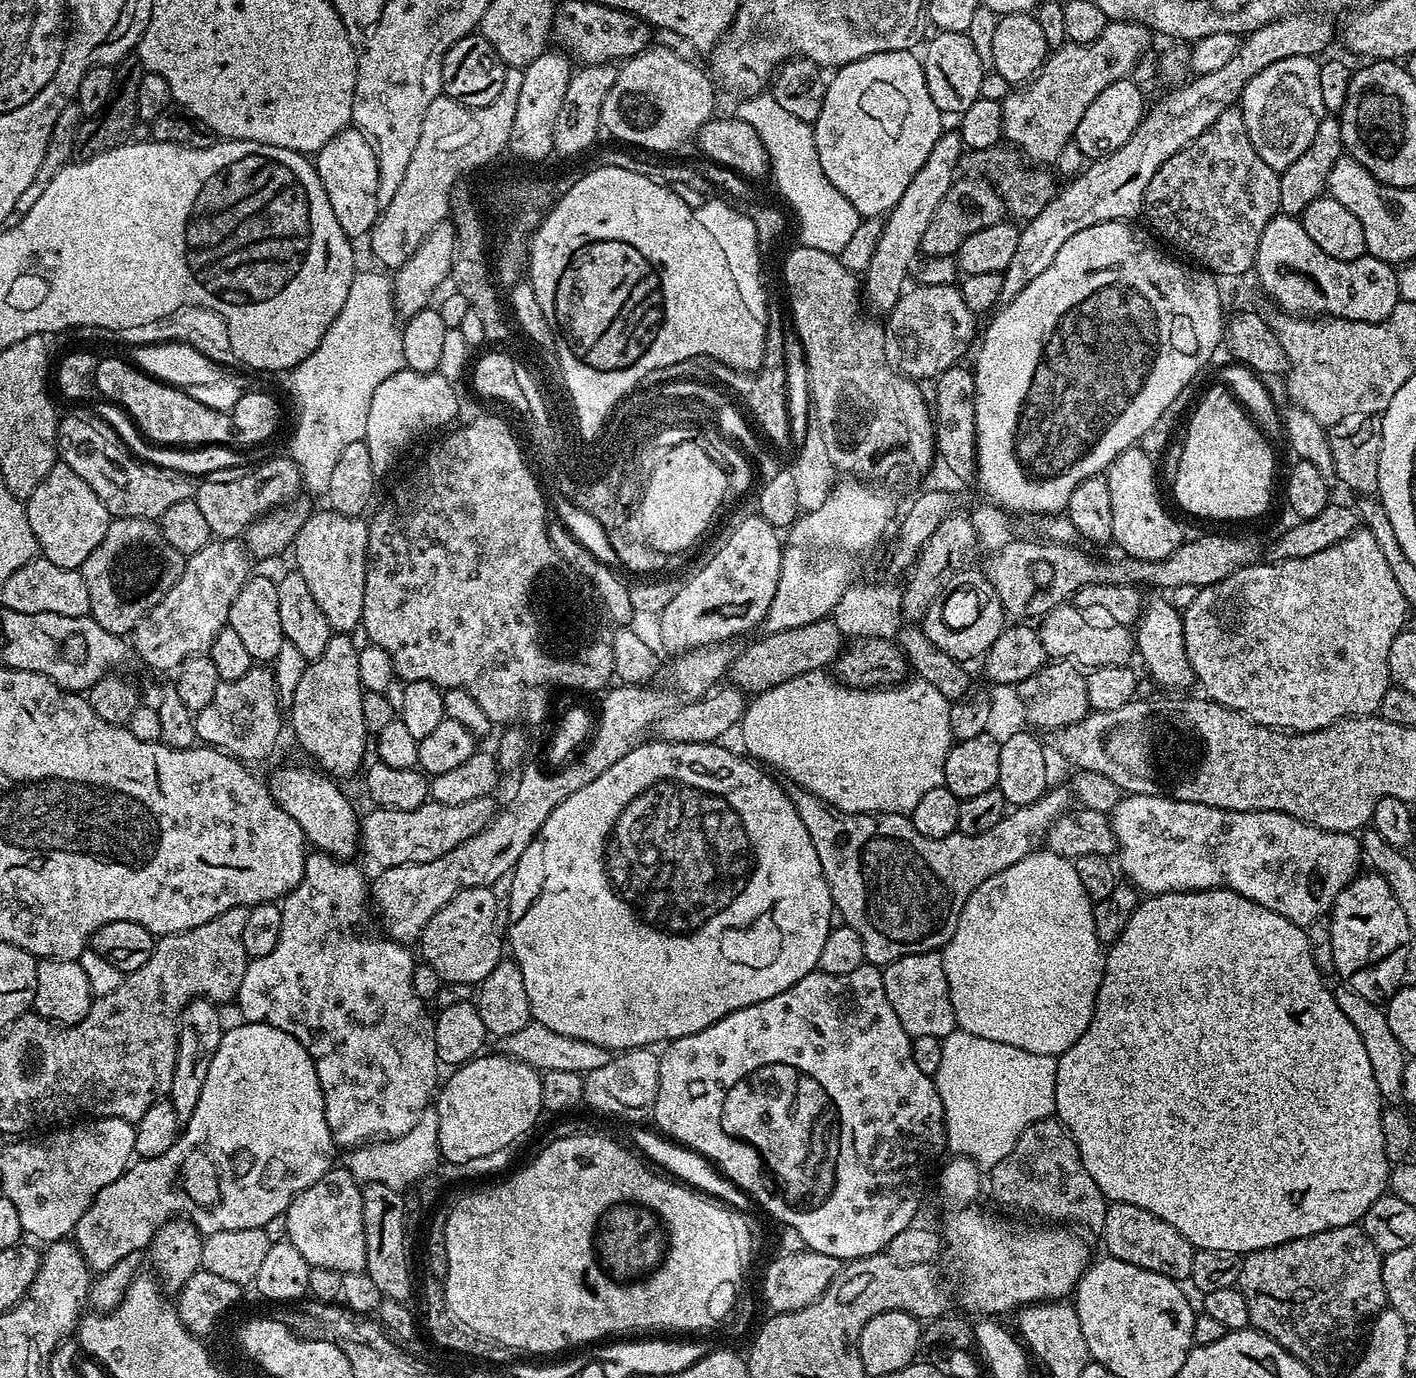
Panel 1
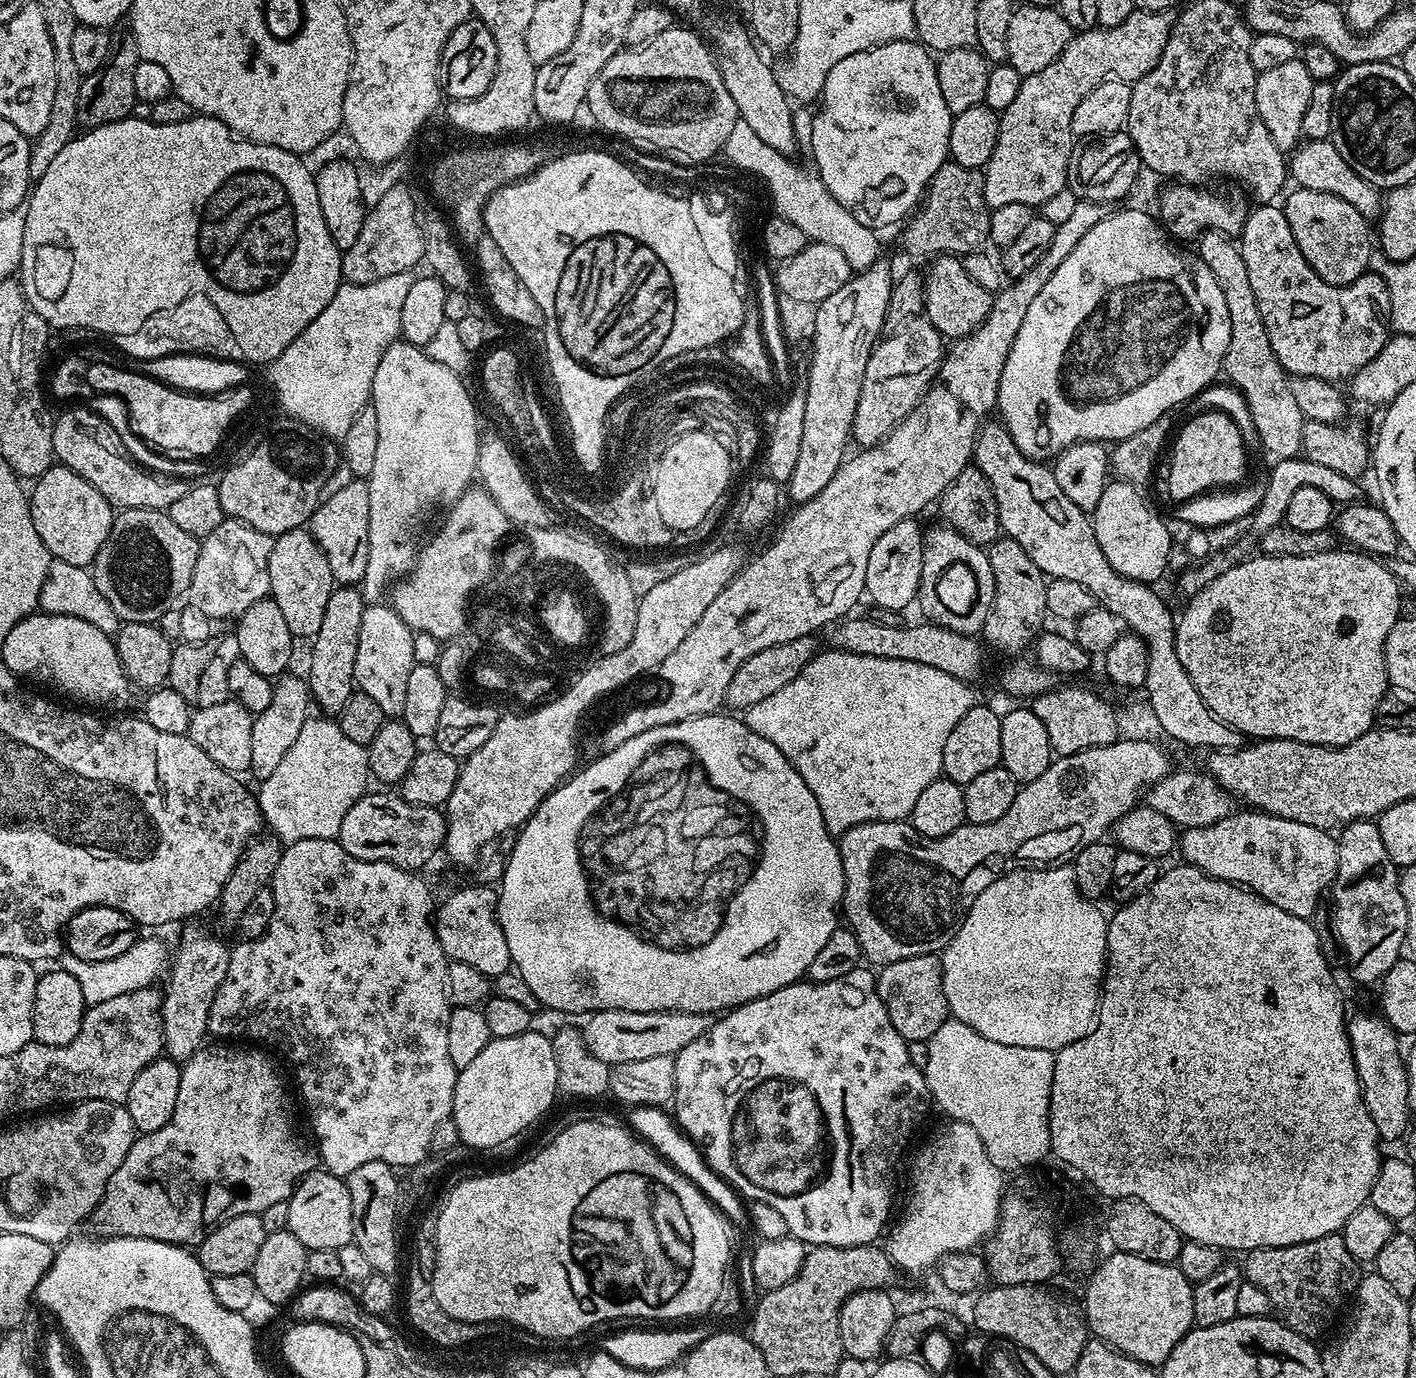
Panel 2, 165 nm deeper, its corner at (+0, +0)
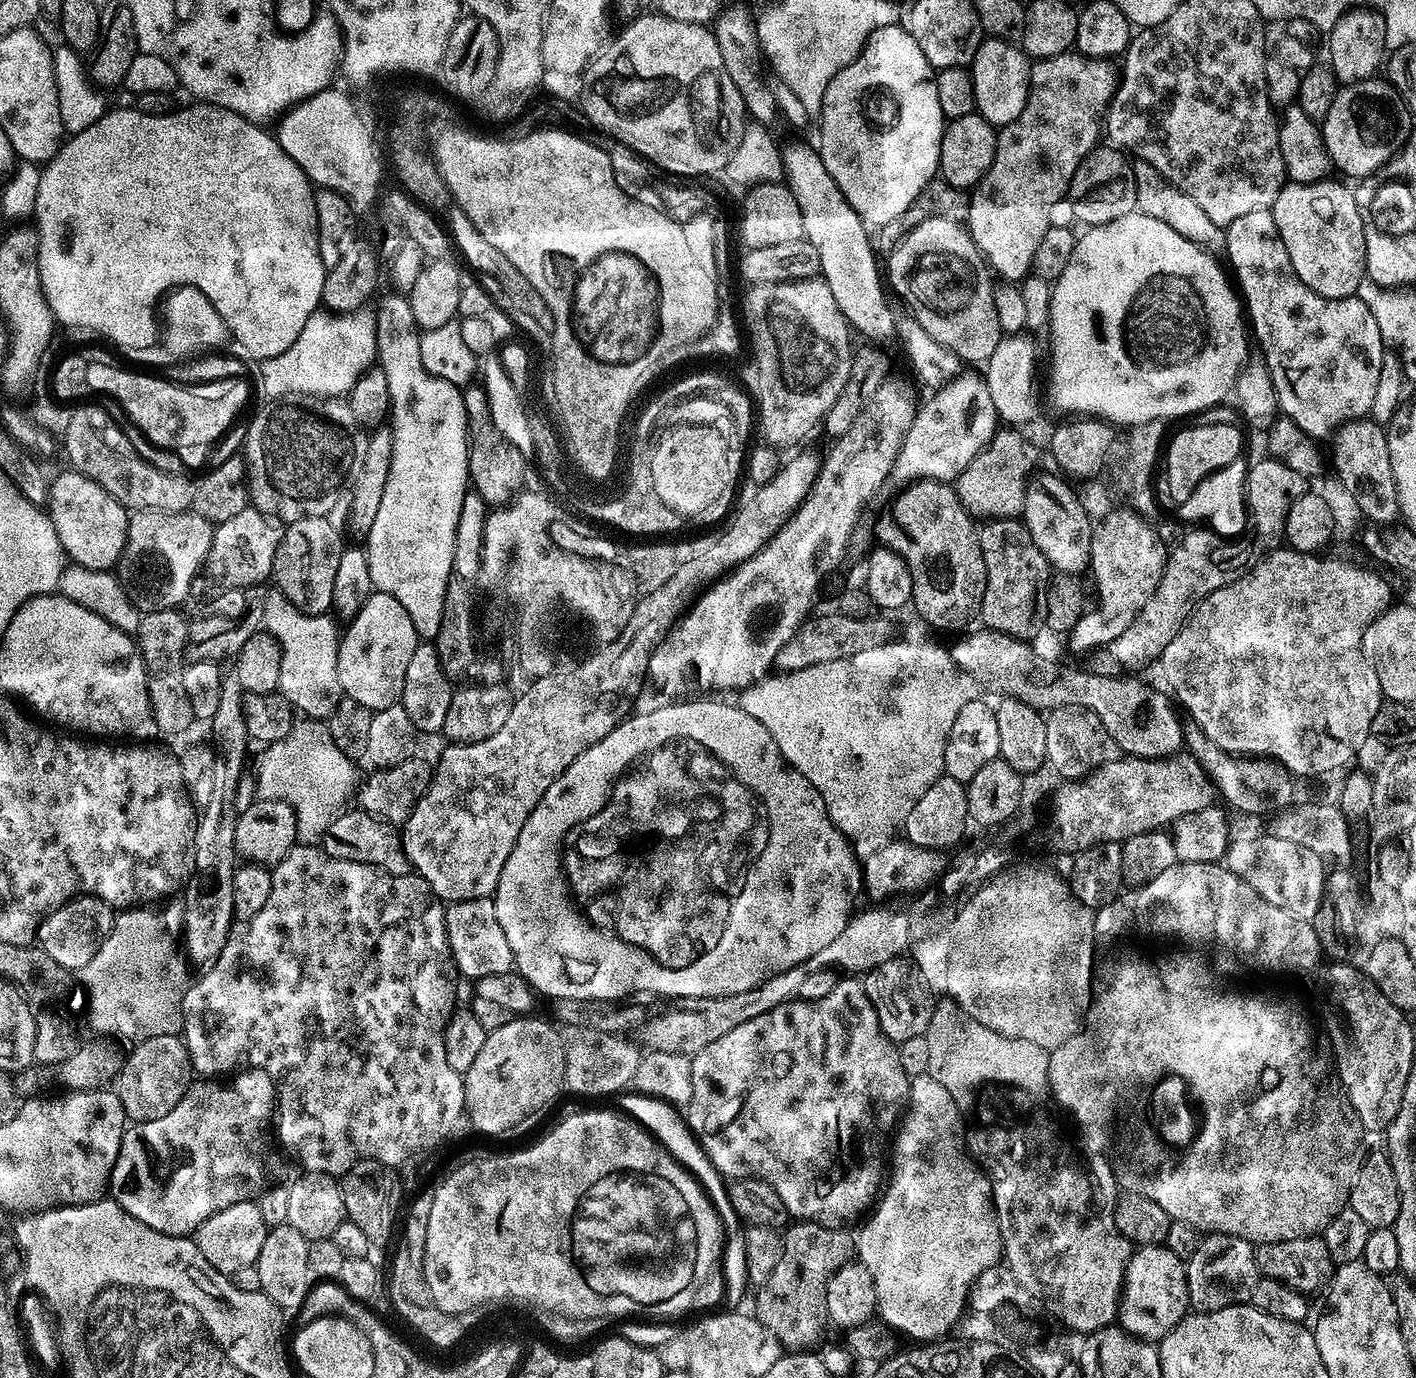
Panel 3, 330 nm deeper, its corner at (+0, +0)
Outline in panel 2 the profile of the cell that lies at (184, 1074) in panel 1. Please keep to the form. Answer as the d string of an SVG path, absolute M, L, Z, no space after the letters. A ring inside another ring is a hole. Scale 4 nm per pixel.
M196 922L185 923L174 960L170 962L168 988L163 993L163 1038L165 1053L177 1062L188 1060L203 1047L208 1036L210 1003L222 984L230 950Z

